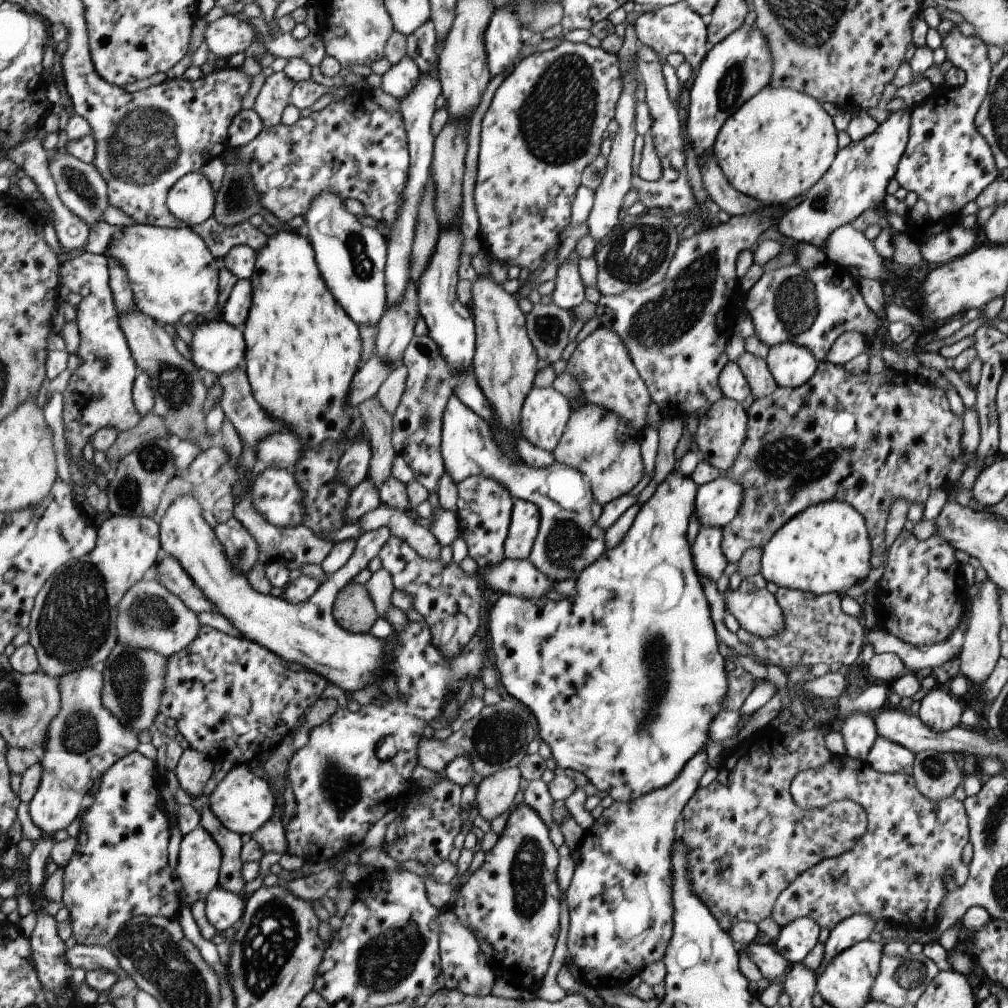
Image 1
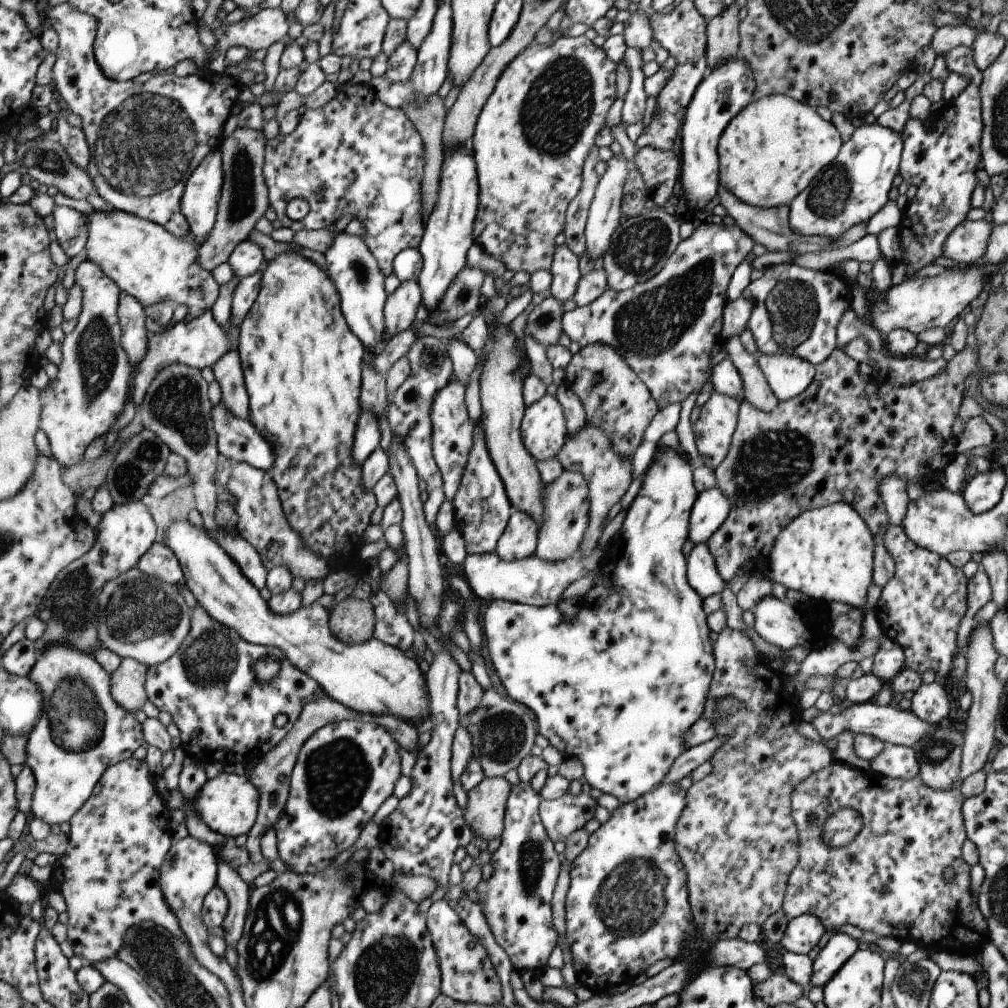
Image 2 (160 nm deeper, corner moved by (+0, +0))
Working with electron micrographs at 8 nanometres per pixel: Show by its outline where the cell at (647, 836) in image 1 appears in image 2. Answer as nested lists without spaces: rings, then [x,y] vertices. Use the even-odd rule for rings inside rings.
[[[677,783],[659,785],[638,796],[631,803],[624,803],[610,813],[608,820],[599,825],[595,832],[588,836],[588,843],[582,852],[569,864],[570,883],[564,902],[564,940],[568,943],[571,952],[571,966],[577,976],[577,982],[583,988],[588,988],[594,993],[605,992],[618,984],[632,984],[635,976],[643,974],[647,968],[661,959],[676,960],[682,952],[682,943],[686,940],[688,932],[695,932],[695,924],[690,913],[688,894],[686,889],[686,874],[674,847],[674,826],[685,806],[684,791],[680,790]]]

